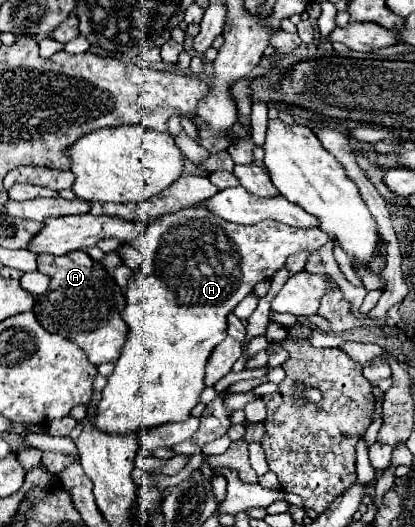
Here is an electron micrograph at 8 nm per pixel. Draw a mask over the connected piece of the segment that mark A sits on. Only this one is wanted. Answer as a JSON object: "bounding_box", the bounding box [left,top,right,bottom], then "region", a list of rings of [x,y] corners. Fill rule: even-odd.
{"bounding_box":[33,250,127,366],"region":[[[81,250],[63,256],[39,254],[37,270],[49,276],[47,292],[37,296],[33,306],[39,324],[47,332],[59,332],[63,338],[77,344],[93,366],[117,360],[127,338],[127,326],[121,320],[125,296],[113,282],[113,276]]]}

